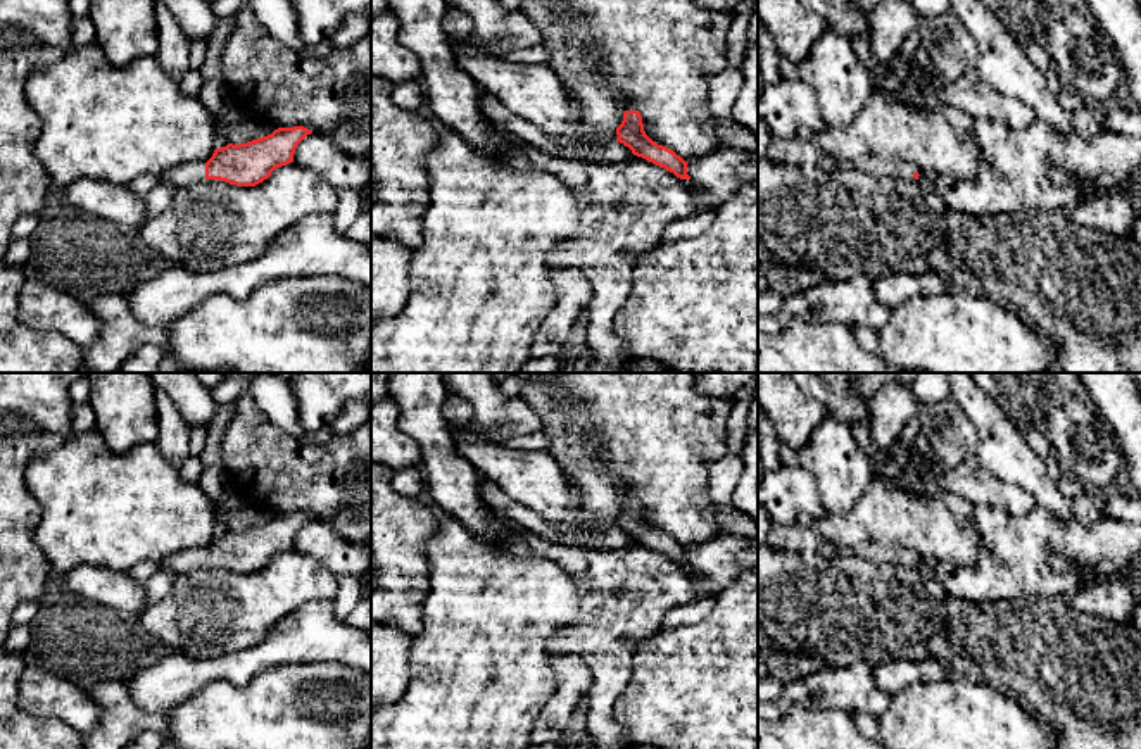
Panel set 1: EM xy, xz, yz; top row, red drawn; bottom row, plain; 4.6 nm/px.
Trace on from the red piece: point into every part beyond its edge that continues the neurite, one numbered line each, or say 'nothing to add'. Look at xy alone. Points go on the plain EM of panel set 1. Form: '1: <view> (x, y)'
1: xy (185, 561)

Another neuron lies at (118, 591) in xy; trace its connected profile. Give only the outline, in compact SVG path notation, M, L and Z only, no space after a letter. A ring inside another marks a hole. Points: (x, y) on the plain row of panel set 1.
M78 566L60 578L74 599L91 601L138 616L147 609L145 583L131 575L98 566Z

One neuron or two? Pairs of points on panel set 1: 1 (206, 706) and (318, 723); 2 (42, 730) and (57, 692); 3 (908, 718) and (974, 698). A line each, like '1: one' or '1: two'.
1: one
2: two
3: one

